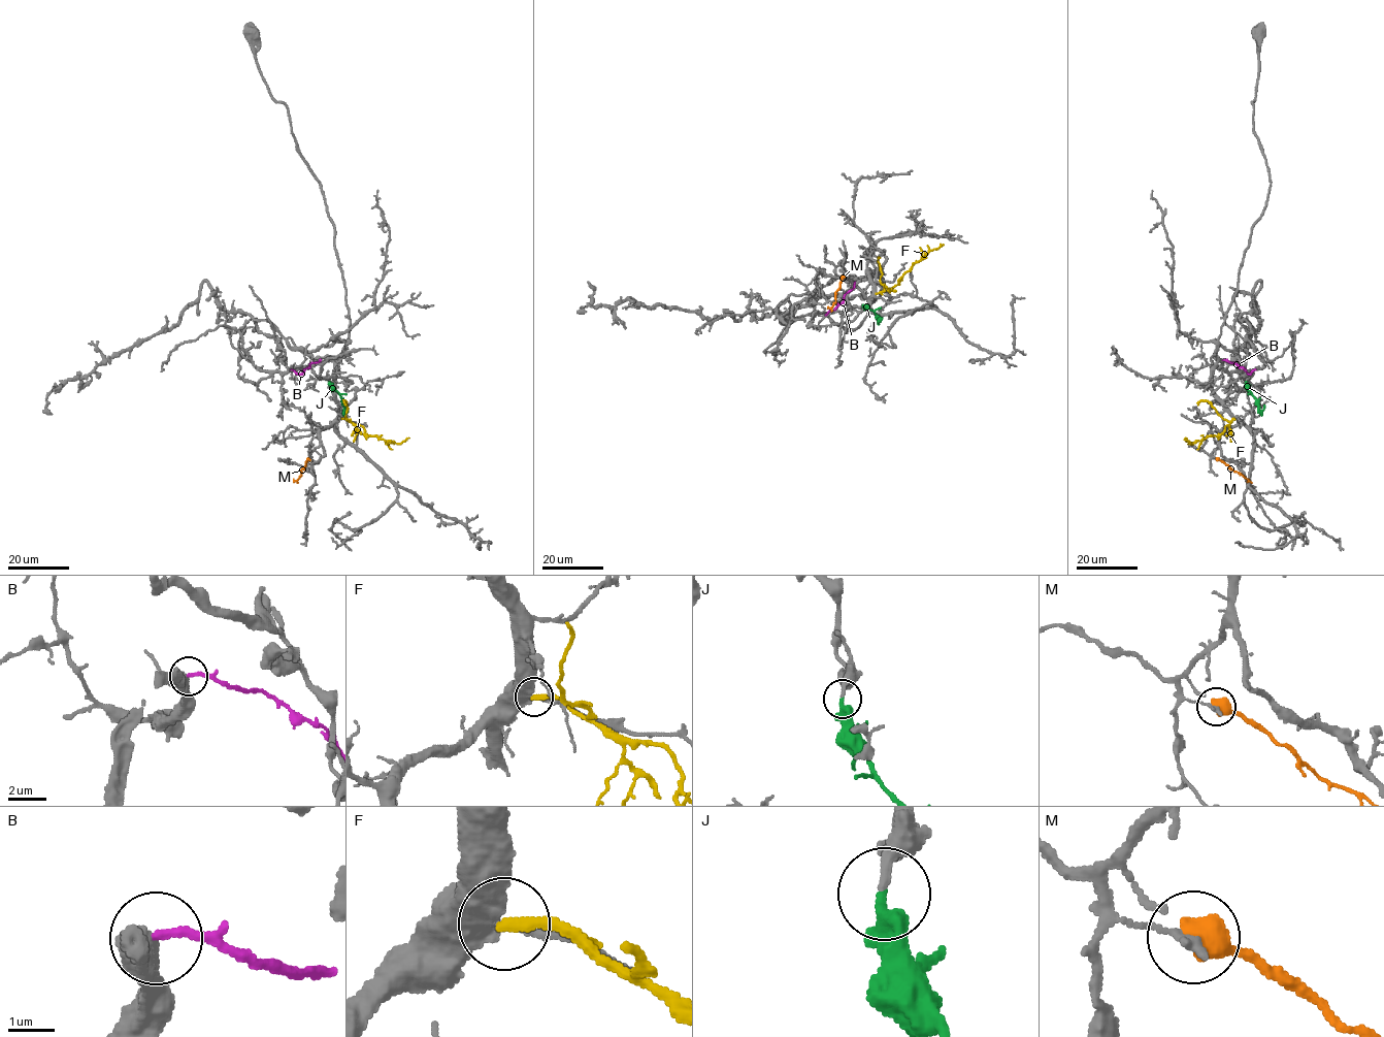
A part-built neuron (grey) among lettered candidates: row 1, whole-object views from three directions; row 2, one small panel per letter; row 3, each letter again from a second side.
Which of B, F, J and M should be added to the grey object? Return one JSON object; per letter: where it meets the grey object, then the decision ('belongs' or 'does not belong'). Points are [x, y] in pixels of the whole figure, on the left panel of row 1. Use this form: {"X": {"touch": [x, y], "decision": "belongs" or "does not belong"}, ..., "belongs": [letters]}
{"B": {"touch": [320, 360], "decision": "belongs"}, "F": {"touch": [341, 418], "decision": "does not belong"}, "J": {"touch": [329, 382], "decision": "belongs"}, "M": {"touch": [308, 459], "decision": "does not belong"}, "belongs": ["B", "J"]}

